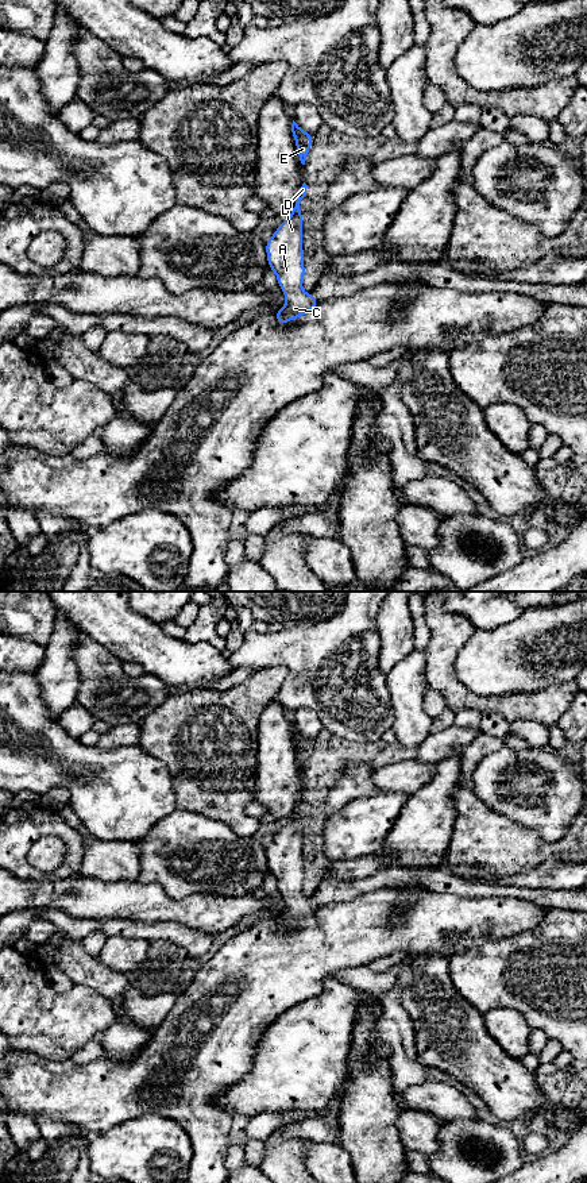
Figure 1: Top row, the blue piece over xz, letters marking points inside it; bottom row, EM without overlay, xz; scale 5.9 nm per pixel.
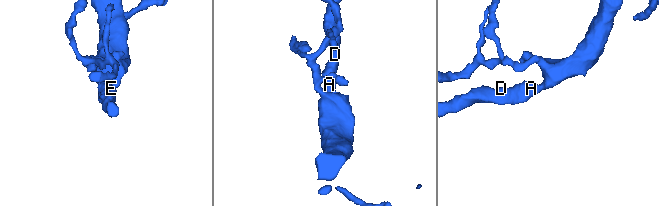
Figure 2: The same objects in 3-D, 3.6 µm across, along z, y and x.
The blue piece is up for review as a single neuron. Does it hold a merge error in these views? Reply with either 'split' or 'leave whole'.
leave whole

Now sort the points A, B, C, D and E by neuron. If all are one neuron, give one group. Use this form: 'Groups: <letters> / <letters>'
Groups: A B C D E

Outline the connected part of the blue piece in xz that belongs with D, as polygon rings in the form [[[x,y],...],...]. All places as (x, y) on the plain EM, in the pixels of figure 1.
[[[304,787],[298,795],[290,822],[283,826],[266,847],[269,872],[277,879],[278,889],[287,902],[282,914],[275,916],[279,930],[313,916],[320,906],[312,898],[301,894],[305,872],[302,856],[302,816],[301,805],[306,799],[308,790]]]

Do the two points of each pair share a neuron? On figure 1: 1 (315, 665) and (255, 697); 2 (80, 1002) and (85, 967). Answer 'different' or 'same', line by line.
1: different
2: different

